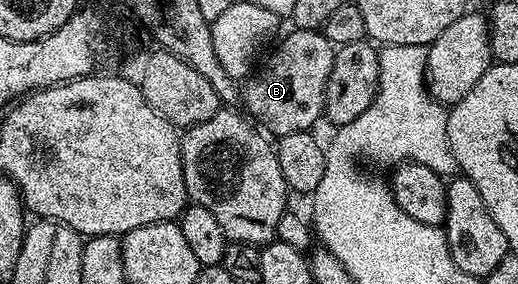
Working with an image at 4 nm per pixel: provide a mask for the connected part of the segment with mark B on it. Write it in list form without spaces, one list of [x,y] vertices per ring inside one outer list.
[[[292,28],[289,31],[284,39],[281,37],[275,43],[276,51],[268,59],[263,59],[264,67],[262,62],[242,86],[243,109],[272,136],[311,131],[312,125],[321,121],[326,84],[330,80],[330,68],[336,55],[332,42],[326,40],[320,30]]]

